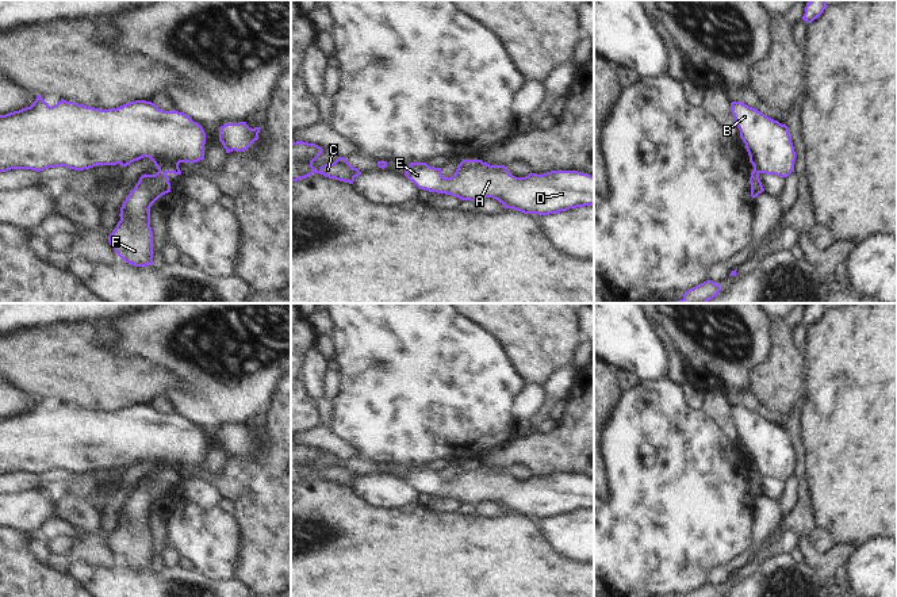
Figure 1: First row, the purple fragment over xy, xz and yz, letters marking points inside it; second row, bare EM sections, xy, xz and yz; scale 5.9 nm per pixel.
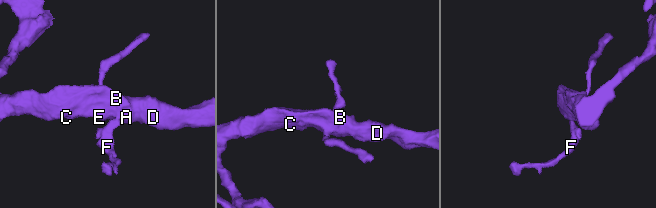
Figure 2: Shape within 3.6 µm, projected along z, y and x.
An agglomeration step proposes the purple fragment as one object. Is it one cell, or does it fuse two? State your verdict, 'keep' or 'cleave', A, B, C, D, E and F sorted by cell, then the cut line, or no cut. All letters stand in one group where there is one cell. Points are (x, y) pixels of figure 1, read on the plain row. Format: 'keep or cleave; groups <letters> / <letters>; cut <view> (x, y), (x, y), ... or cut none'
cleave; groups A B C D E / F; cut xy (158, 473), (165, 477)

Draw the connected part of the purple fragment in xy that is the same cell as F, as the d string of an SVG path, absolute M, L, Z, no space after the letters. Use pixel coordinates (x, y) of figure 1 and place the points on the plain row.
M158 474L142 478L120 510L120 524L108 540L118 559L135 570L153 569L153 535L150 510L170 495L169 481Z

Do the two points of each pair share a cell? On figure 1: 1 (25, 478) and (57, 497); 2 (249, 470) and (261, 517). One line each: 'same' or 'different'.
1: same
2: same

